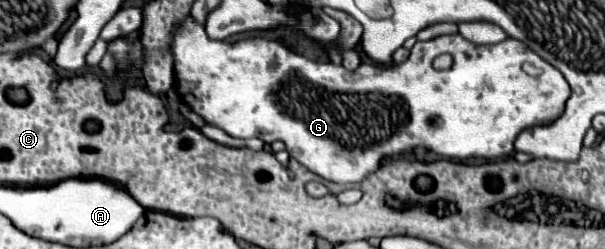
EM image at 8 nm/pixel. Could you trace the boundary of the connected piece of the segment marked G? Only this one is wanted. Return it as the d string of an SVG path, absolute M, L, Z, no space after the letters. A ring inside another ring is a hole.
M186 16L172 34L170 52L174 60L174 90L190 110L204 118L206 124L214 124L234 138L260 138L266 144L280 140L290 158L320 178L336 184L362 182L368 174L380 168L382 158L418 146L456 160L494 160L510 156L512 144L524 128L556 120L570 98L566 78L536 52L530 52L520 40L510 38L492 46L476 46L460 34L440 36L428 42L416 42L408 60L402 64L390 68L362 64L354 72L348 72L332 62L312 62L290 52L280 42L264 38L240 40L236 44L210 40L202 24L192 16ZM444 52L452 54L454 64L452 68L438 72L432 68L432 60ZM524 64L532 64L540 74L526 74L522 68Z

